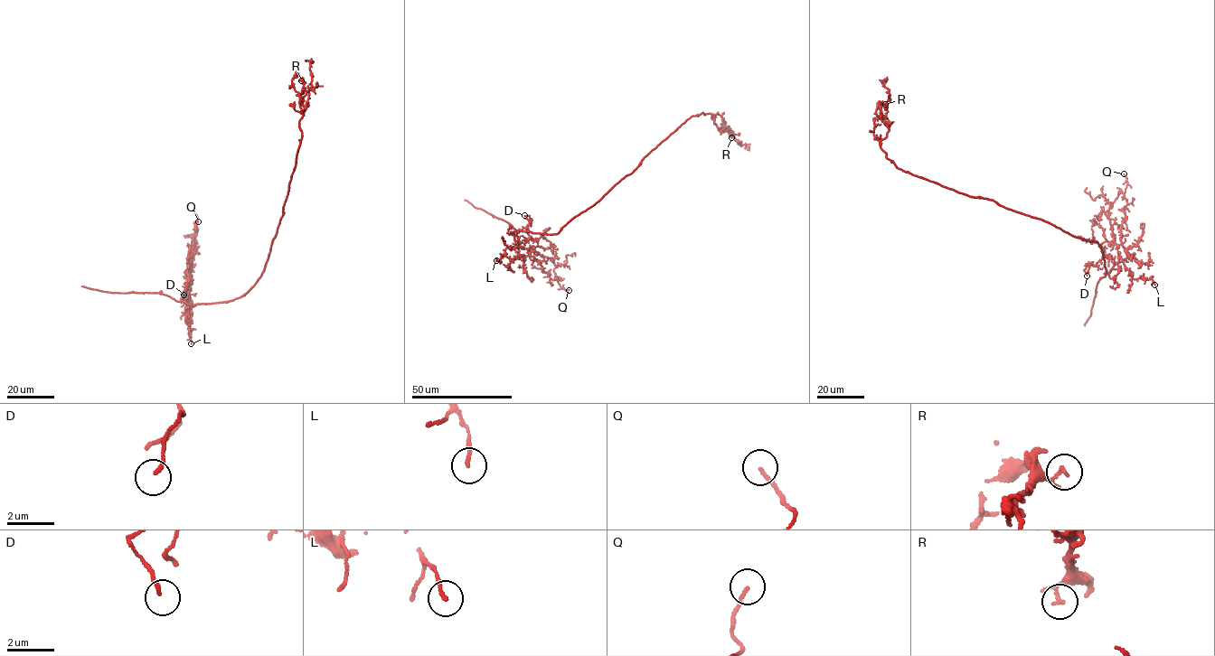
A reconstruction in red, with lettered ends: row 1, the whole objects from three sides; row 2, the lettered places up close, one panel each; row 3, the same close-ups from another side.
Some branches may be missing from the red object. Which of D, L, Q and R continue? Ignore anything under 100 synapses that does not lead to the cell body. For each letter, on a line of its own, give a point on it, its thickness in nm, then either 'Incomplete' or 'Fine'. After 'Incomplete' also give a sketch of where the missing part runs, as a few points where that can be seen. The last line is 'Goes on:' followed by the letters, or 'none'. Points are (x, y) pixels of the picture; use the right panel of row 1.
D: Place: (1087, 276). Thickness 130 nm. Fine
L: Place: (1154, 285). Thickness 130 nm. Fine
Q: Place: (1124, 173). Thickness 130 nm. Fine
R: Place: (885, 104). Thickness 100 nm. Fine
Goes on: none

